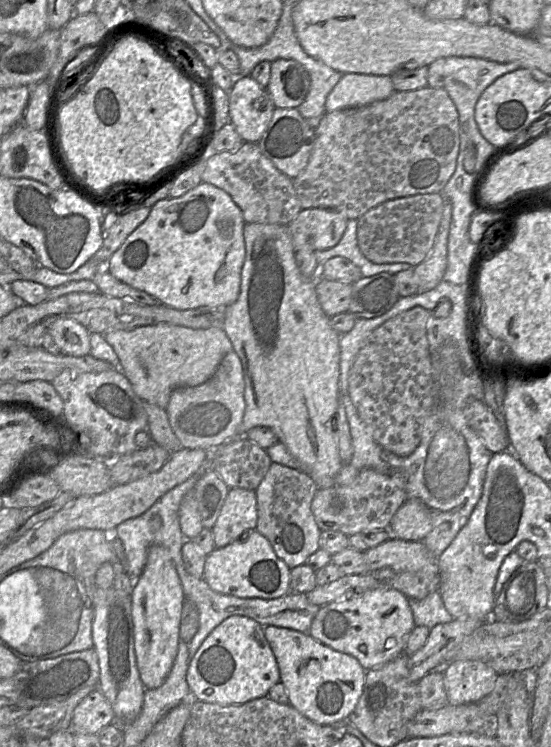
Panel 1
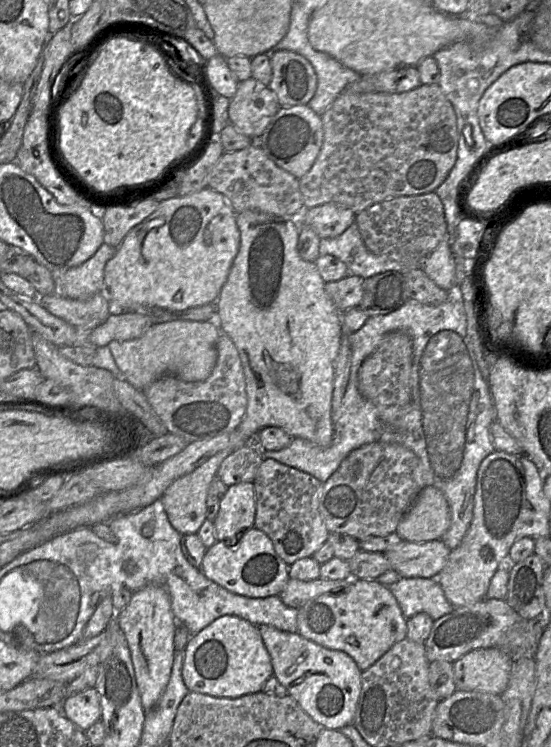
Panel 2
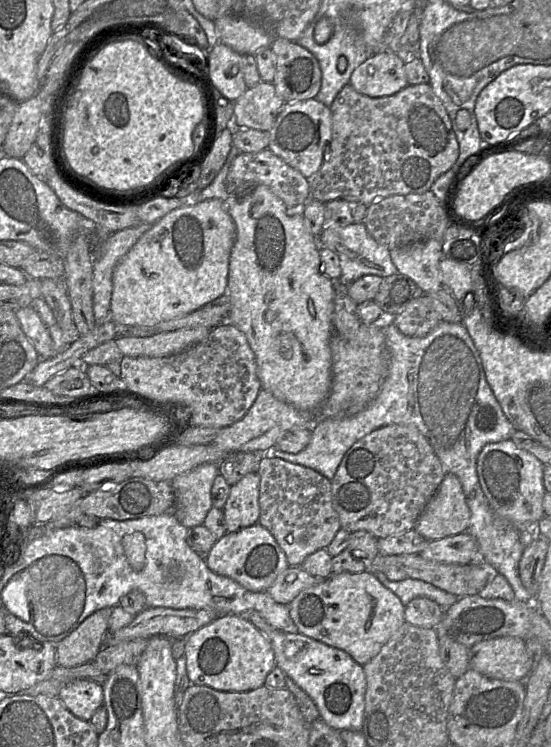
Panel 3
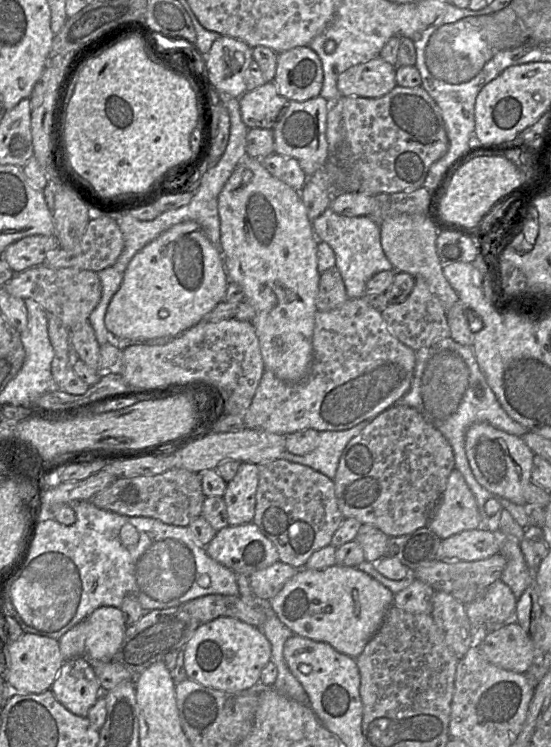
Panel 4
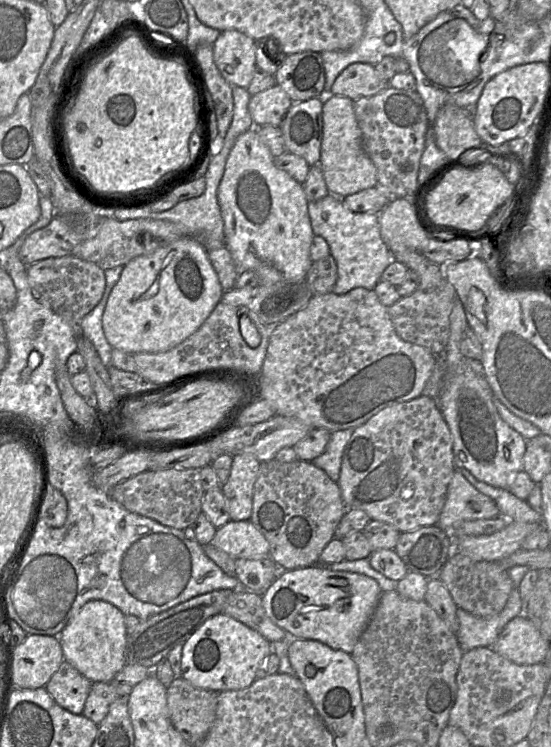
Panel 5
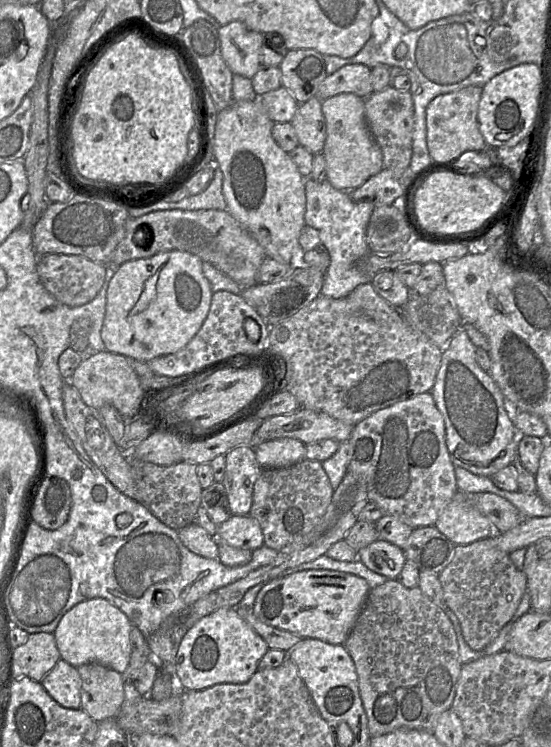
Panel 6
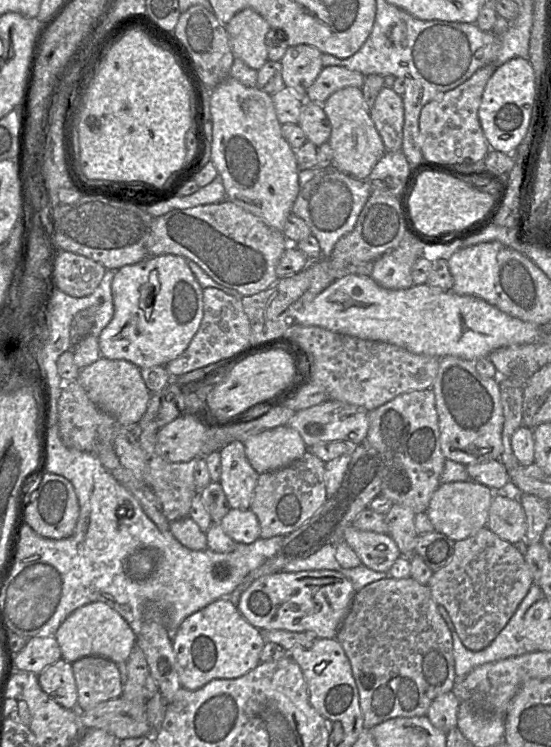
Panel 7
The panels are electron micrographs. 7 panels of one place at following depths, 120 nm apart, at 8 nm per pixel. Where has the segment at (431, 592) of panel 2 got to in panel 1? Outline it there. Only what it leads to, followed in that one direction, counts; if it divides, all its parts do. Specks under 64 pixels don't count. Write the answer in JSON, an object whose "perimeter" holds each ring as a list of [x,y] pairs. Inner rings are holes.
{"perimeter":[[[438,591],[428,594],[423,599],[408,598],[415,625],[431,629],[440,623],[448,623],[454,619],[445,607]]]}

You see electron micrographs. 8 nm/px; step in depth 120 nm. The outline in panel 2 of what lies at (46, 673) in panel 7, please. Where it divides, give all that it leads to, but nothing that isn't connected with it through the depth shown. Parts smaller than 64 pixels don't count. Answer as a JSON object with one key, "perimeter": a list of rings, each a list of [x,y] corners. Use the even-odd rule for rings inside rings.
{"perimeter":[[[96,687],[65,697],[61,710],[69,720],[87,731],[101,719],[101,701]]]}

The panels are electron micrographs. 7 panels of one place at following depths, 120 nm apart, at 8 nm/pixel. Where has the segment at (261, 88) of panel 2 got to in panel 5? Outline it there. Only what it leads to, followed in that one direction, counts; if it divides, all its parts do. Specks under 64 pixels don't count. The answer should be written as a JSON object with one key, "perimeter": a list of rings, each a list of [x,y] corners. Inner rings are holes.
{"perimeter":[[[277,84],[252,95],[248,110],[255,127],[280,126],[293,102]]]}

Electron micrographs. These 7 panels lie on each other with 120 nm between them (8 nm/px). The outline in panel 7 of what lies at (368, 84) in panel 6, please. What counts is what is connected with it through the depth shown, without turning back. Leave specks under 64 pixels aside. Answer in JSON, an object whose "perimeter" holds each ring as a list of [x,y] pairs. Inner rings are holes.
{"perimeter":[[[341,66],[323,67],[314,83],[308,88],[306,100],[323,104],[333,93],[345,87],[362,88],[365,76]]]}

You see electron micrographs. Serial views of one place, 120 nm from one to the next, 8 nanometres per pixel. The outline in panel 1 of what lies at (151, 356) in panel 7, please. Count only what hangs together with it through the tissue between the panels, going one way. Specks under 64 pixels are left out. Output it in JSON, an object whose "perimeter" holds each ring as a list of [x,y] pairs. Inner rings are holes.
{"perimeter":[[[200,183],[179,198],[163,199],[112,254],[106,270],[120,282],[177,310],[223,309],[239,297],[245,260],[245,221],[224,190]]]}

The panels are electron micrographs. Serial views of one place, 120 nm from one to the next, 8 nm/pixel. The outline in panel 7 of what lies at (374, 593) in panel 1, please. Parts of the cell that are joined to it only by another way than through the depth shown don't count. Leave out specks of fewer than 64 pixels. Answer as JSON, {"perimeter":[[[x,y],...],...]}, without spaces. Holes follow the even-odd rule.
{"perimeter":[[[334,570],[281,571],[253,581],[241,594],[237,609],[260,631],[288,630],[332,639],[349,612],[355,593],[351,580]]]}

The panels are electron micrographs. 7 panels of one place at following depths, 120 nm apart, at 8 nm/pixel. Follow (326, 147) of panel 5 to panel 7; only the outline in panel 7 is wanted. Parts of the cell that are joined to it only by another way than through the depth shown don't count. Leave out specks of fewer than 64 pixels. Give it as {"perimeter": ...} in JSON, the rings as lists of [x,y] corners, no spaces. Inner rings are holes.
{"perimeter":[[[342,88],[333,93],[322,106],[331,124],[328,142],[333,151],[332,165],[358,180],[367,180],[374,166],[386,153],[386,148],[370,117],[362,88]]]}

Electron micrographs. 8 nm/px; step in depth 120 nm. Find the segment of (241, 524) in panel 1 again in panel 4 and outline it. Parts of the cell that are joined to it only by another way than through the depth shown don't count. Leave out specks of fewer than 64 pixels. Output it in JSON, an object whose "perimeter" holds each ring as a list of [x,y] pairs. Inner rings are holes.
{"perimeter":[[[242,462],[234,478],[227,482],[223,495],[229,525],[237,526],[252,522],[257,487],[258,465]]]}

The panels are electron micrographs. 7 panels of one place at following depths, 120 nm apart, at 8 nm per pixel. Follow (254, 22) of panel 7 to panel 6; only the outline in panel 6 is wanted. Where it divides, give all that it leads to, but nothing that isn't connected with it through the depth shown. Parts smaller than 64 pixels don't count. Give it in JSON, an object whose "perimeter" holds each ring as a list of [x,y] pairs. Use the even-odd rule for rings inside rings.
{"perimeter":[[[240,21],[223,25],[218,30],[222,57],[233,74],[252,80],[261,65],[261,46],[264,34],[249,29]]]}

